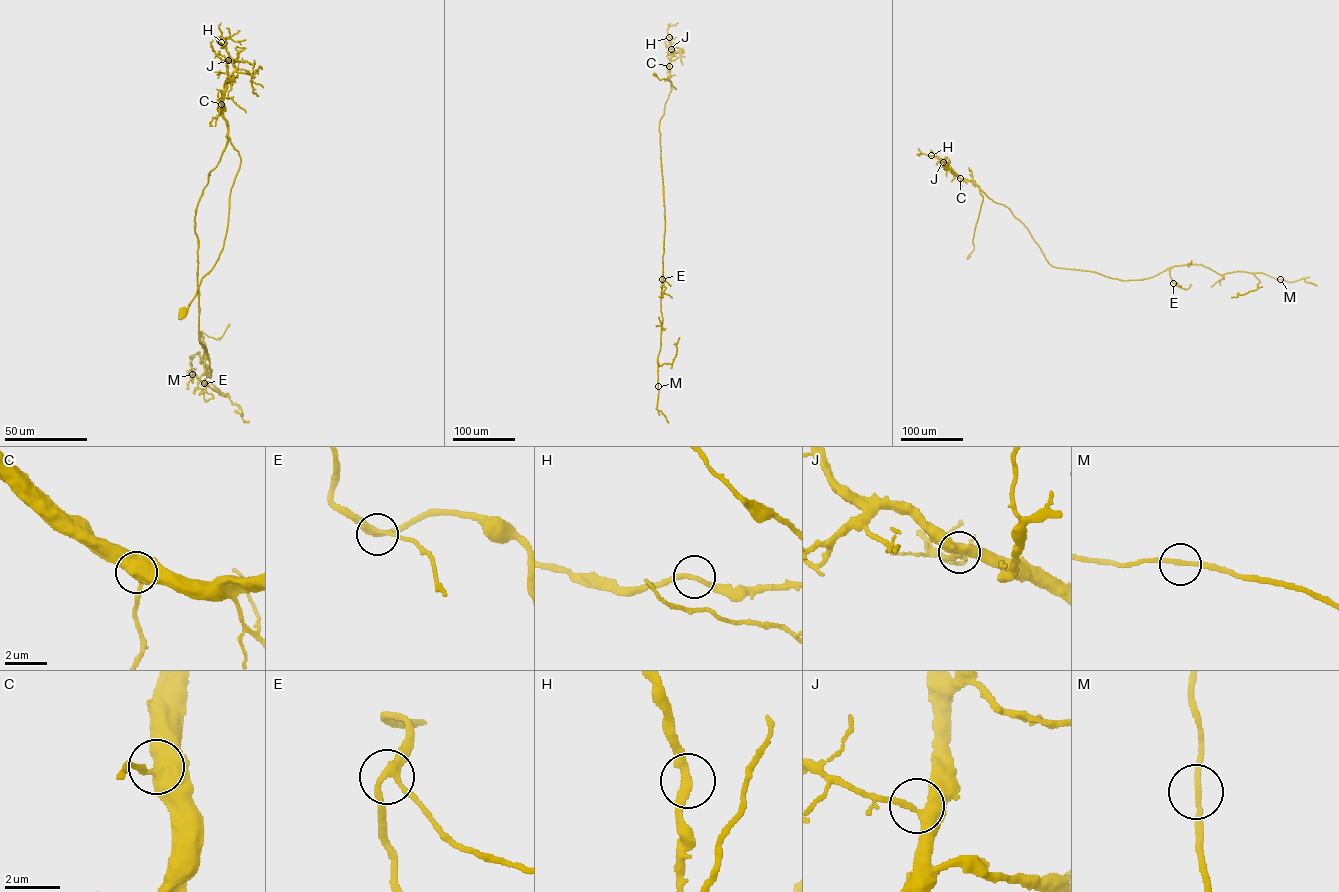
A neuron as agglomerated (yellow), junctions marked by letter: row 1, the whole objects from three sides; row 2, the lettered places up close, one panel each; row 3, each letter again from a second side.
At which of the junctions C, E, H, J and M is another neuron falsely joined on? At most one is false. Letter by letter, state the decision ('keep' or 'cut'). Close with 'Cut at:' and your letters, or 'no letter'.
C: keep
E: keep
H: keep
J: keep
M: keep
Cut at: no letter

